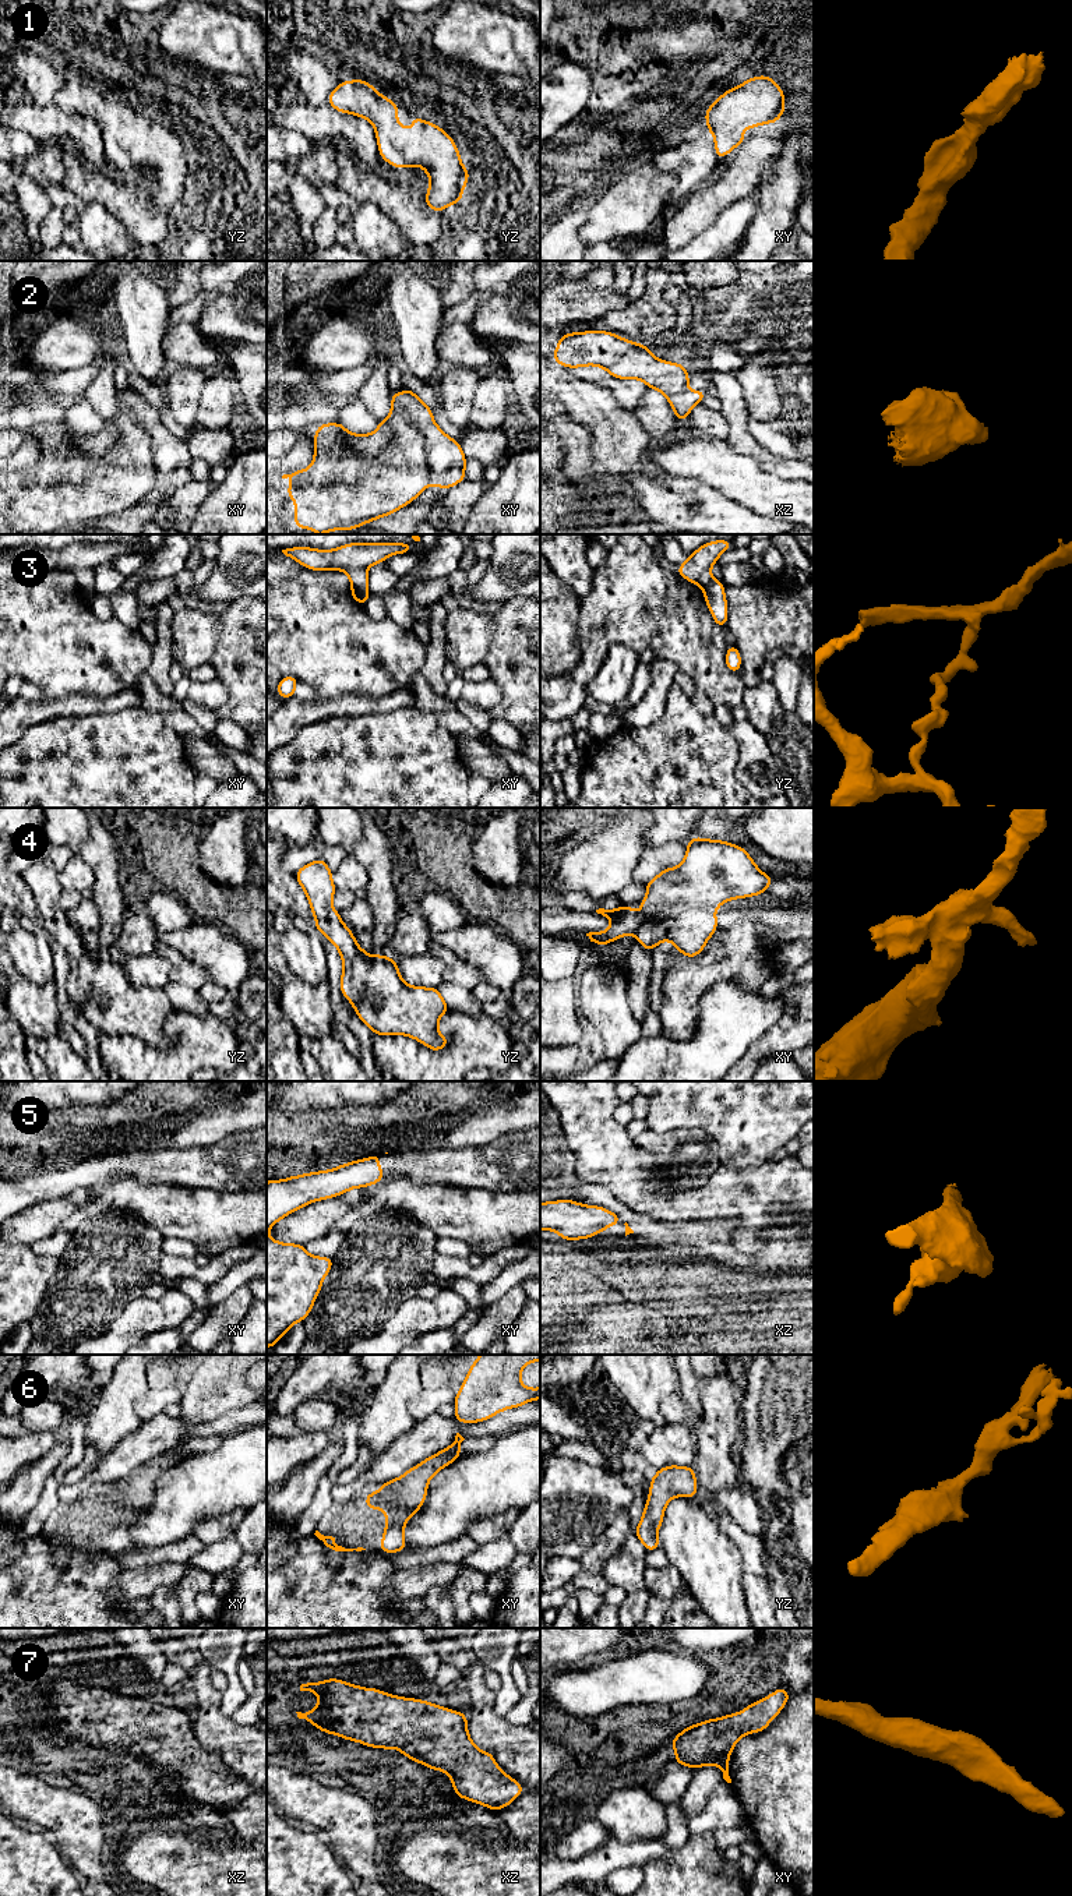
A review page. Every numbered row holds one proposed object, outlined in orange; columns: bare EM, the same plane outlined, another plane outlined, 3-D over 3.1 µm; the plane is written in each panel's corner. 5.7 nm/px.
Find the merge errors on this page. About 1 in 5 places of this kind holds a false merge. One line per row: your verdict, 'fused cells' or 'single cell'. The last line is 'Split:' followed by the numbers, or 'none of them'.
1: single cell
2: fused cells
3: fused cells
4: fused cells
5: single cell
6: single cell
7: single cell
Split: 2, 3, 4

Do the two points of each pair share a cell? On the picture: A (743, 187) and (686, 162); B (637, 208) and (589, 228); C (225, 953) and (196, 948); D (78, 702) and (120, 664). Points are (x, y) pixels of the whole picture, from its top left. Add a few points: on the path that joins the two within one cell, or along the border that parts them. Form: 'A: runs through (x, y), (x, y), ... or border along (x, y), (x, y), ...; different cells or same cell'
A: border along (713, 177), (706, 183); different cells
B: runs through (626, 211), (600, 226); same cell
C: runs through (218, 952), (211, 948), (203, 948); same cell
D: border along (119, 691), (106, 696), (67, 694), (55, 698); different cells

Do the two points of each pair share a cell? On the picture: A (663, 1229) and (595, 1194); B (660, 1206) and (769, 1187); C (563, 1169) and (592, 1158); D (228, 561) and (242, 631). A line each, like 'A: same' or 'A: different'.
A: same
B: same
C: different
D: different

